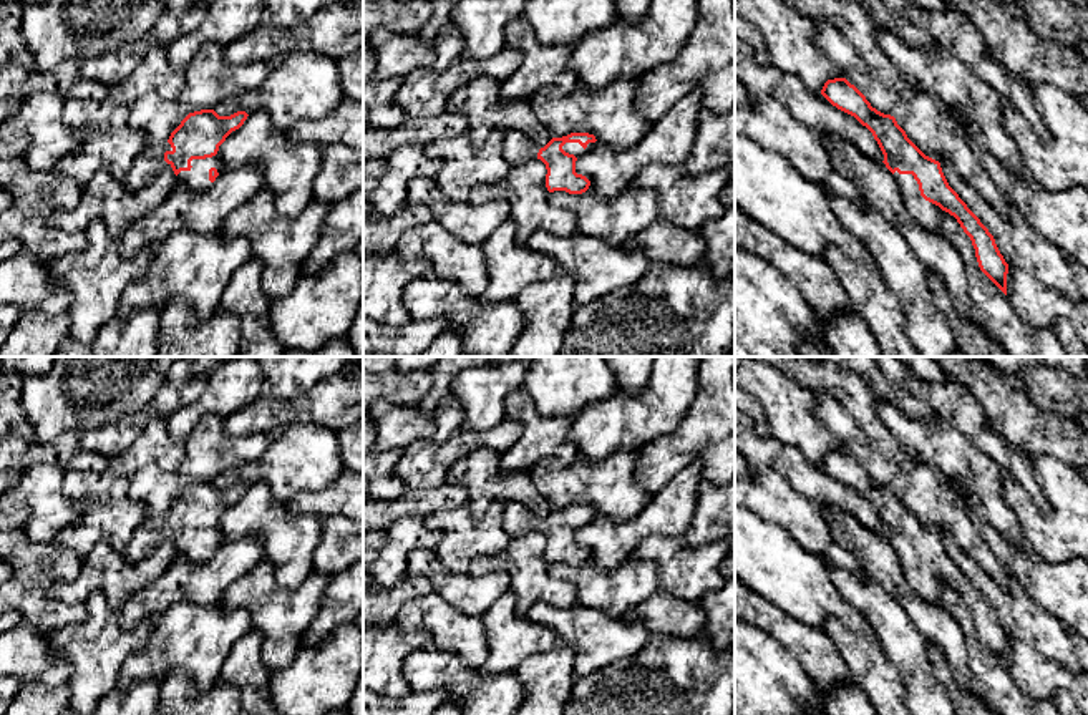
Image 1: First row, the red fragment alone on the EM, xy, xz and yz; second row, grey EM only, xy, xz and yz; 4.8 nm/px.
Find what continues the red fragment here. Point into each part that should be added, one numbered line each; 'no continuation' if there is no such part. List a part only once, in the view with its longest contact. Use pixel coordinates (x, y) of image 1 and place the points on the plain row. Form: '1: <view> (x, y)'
1: yz (927, 586)

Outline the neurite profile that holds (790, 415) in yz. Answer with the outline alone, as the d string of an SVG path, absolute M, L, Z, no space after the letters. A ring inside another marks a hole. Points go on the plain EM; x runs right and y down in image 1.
M741 357L735 385L758 400L768 435L799 450L808 463L821 466L828 451L844 450L818 416L813 393L780 368L760 357Z

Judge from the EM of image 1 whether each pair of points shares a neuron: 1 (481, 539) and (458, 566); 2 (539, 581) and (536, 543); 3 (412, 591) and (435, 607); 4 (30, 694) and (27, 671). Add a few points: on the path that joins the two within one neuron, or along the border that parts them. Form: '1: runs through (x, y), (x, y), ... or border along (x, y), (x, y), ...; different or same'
1: runs through (475, 546), (461, 559); same
2: runs through (529, 571), (529, 553); same
3: border along (433, 589), (408, 599), (395, 621); different
4: border along (24, 682), (42, 682), (47, 687), (65, 684); different

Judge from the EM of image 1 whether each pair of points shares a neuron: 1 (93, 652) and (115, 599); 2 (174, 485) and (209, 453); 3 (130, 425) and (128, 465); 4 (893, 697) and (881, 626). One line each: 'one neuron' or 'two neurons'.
1: two neurons
2: one neuron
3: two neurons
4: two neurons

